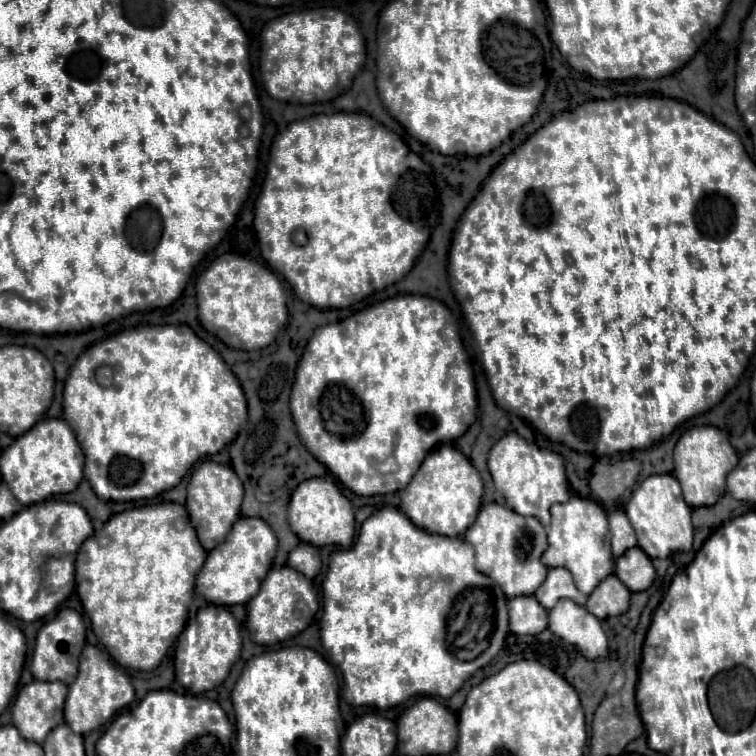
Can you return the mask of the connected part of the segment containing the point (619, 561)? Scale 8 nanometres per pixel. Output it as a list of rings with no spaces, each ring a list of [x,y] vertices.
[[[635,546],[619,558],[615,558],[615,576],[631,592],[641,592],[653,584],[655,568],[651,564],[651,558],[647,558],[647,554],[643,554],[643,550]]]

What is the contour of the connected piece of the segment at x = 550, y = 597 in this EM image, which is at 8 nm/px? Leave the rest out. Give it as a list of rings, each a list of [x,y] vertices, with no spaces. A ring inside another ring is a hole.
[[[563,566],[549,568],[543,586],[539,586],[539,590],[535,592],[535,598],[547,610],[551,610],[551,606],[555,606],[555,602],[559,598],[571,598],[573,602],[579,602],[579,604],[585,604],[585,600],[587,600],[587,596],[577,590],[577,586],[571,578],[571,572]]]

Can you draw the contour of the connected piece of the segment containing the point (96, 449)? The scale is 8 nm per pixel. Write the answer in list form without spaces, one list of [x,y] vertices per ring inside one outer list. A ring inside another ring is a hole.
[[[163,324],[163,326],[135,326],[129,330],[123,330],[103,342],[97,342],[89,346],[77,362],[71,366],[69,376],[65,380],[65,390],[63,390],[63,416],[67,424],[73,428],[77,434],[77,440],[85,452],[85,468],[83,474],[89,480],[91,488],[101,500],[115,500],[115,502],[127,502],[127,500],[141,500],[141,498],[155,498],[157,494],[175,488],[185,472],[205,454],[217,454],[221,448],[225,448],[239,432],[239,428],[247,422],[247,400],[243,394],[243,388],[239,386],[239,380],[235,374],[227,368],[223,358],[207,344],[203,342],[187,324]],[[99,366],[109,366],[113,370],[113,382],[109,386],[101,386],[95,380],[95,370]]]

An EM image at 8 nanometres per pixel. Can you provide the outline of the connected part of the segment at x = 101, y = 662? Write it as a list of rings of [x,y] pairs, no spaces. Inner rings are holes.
[[[87,644],[83,648],[83,654],[79,656],[79,674],[69,686],[69,694],[65,700],[65,722],[77,734],[89,734],[99,726],[111,722],[121,708],[133,702],[133,698],[135,690],[125,670],[121,670],[107,652]]]

